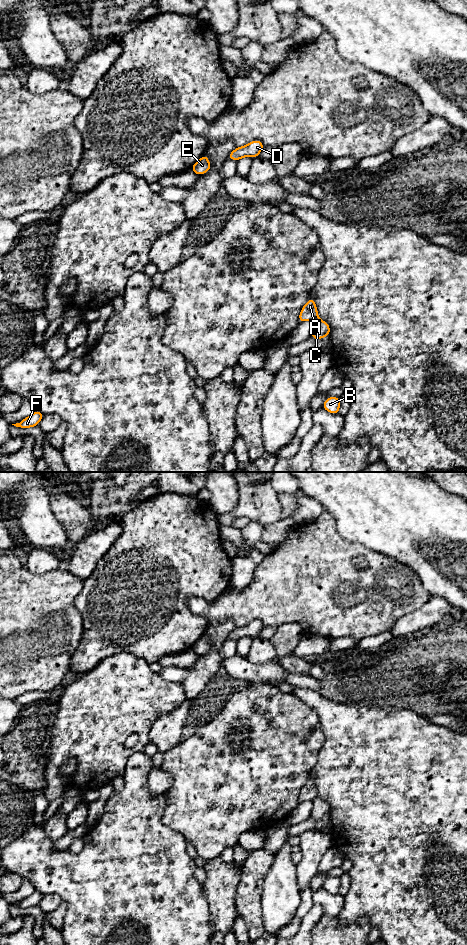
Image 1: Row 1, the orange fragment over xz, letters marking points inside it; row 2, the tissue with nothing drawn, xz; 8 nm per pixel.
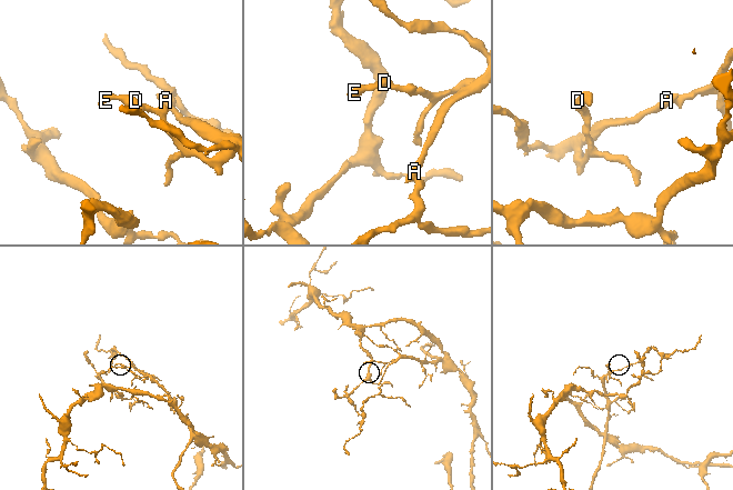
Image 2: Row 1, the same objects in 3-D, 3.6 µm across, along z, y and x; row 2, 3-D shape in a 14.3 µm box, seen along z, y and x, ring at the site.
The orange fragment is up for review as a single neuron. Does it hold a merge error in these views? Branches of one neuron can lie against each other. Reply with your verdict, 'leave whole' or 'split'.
split

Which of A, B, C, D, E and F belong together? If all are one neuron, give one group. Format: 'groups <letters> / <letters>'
groups A D E / B C F

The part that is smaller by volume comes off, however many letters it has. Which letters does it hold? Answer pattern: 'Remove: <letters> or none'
Remove: A, D, E

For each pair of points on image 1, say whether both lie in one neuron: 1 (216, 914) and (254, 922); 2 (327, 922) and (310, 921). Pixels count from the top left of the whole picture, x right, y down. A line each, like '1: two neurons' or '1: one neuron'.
1: two neurons
2: two neurons

